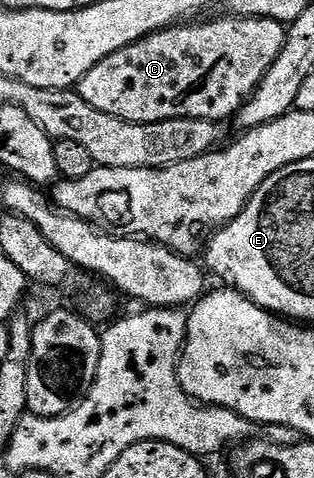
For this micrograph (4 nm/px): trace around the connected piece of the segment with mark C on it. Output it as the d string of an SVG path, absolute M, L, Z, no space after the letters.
M222 18L208 24L187 22L182 26L154 32L116 53L109 54L78 82L77 91L93 110L113 114L134 124L152 124L166 120L213 120L224 122L236 115L251 99L265 74L277 62L287 41L287 28L269 18Z

